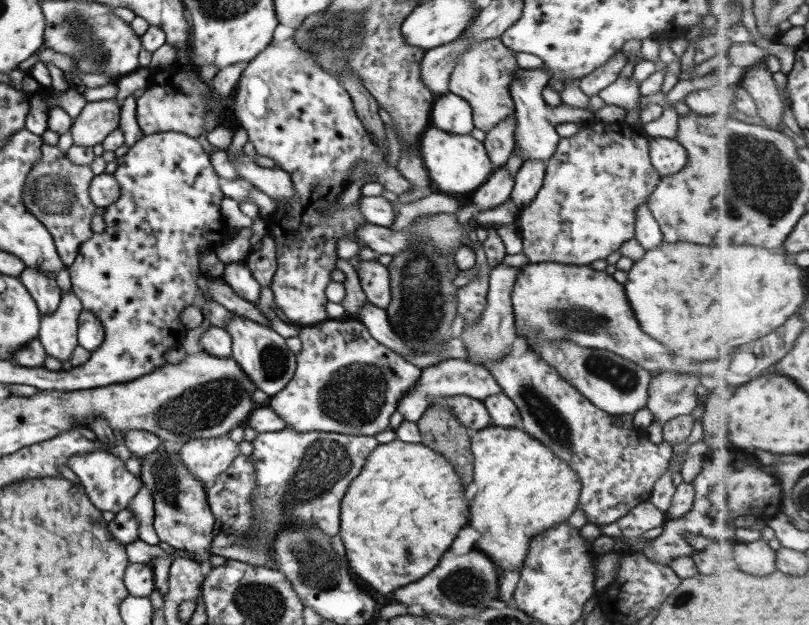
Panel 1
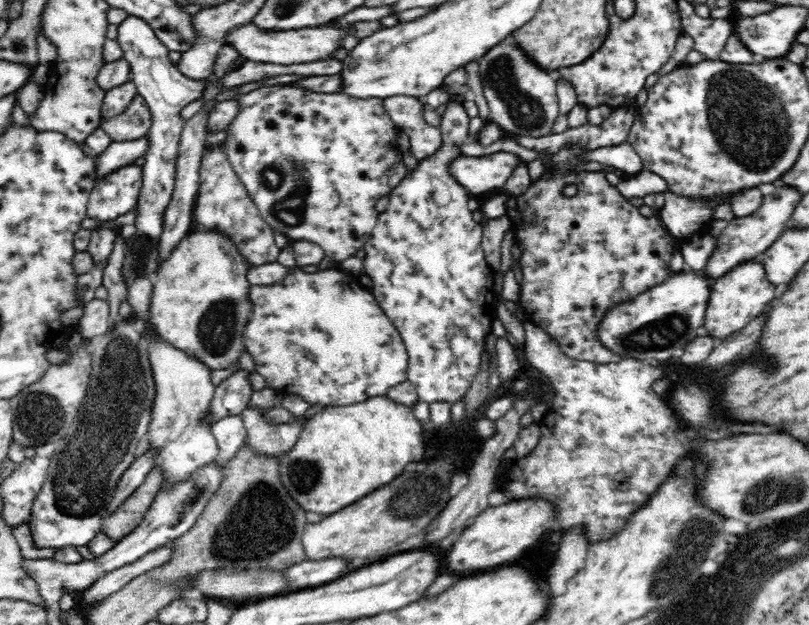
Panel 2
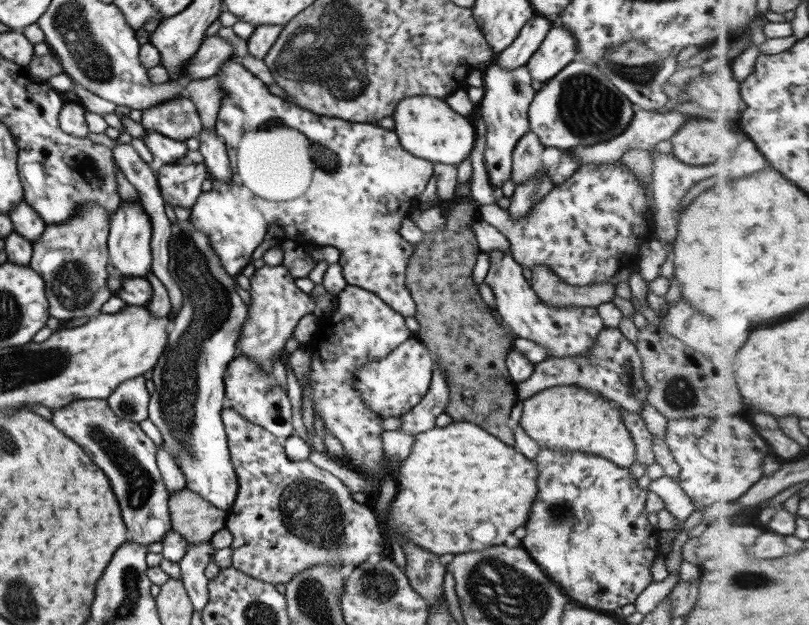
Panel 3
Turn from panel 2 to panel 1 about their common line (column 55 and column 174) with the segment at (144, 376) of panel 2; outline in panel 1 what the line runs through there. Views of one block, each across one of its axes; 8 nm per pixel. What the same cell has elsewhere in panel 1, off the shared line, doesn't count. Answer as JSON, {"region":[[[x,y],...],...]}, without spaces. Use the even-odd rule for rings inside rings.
{"region":[[[163,444],[153,450],[151,454],[139,458],[140,480],[151,493],[154,516],[151,526],[154,528],[157,538],[165,544],[182,551],[183,555],[191,554],[193,561],[199,564],[203,577],[212,569],[209,565],[209,544],[213,536],[214,518],[211,514],[207,498],[205,498],[205,487],[197,478],[193,478],[185,464],[179,460],[179,452],[166,452]]]}

